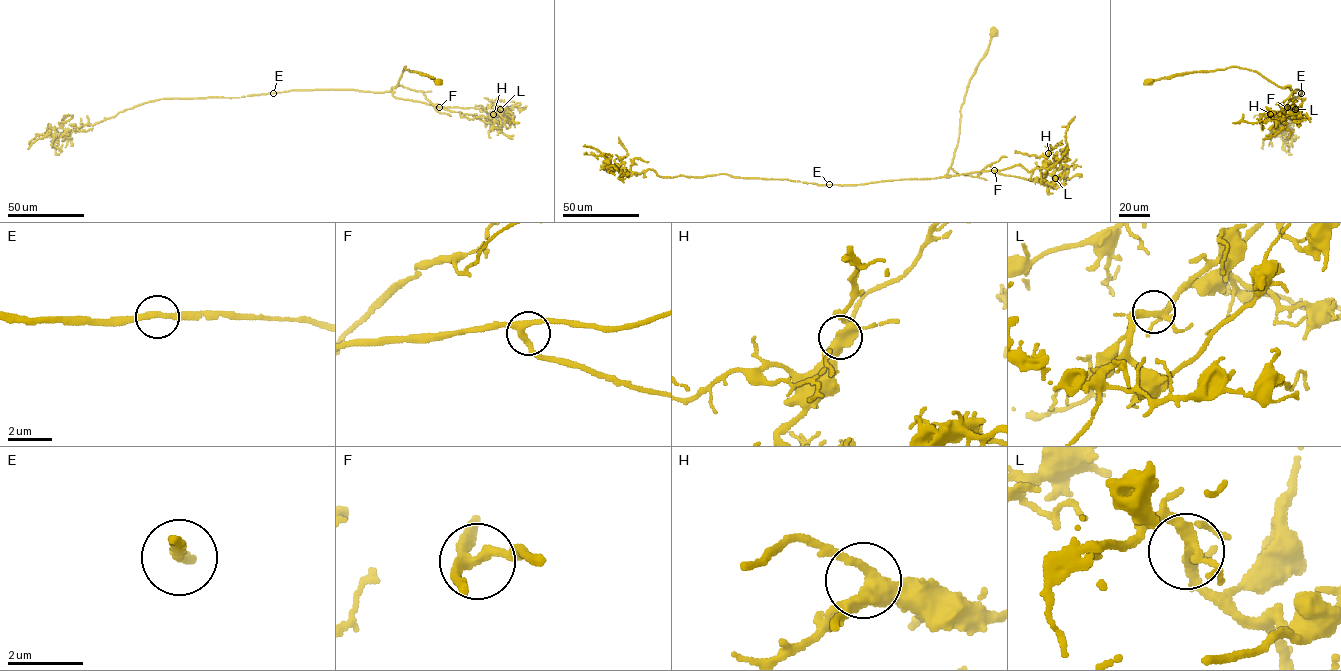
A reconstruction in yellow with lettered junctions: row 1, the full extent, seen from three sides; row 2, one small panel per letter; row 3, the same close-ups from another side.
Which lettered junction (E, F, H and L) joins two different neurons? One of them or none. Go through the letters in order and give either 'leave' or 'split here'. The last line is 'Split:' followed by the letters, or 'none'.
E: leave
F: leave
H: leave
L: split here
Split: L

